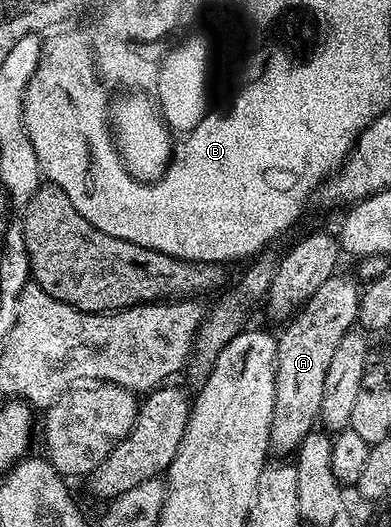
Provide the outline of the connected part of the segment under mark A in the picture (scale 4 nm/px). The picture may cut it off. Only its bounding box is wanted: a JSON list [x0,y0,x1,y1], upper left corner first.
[270,271,360,454]

